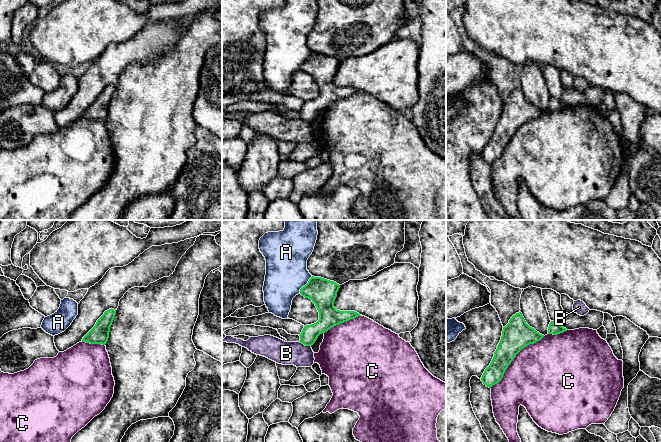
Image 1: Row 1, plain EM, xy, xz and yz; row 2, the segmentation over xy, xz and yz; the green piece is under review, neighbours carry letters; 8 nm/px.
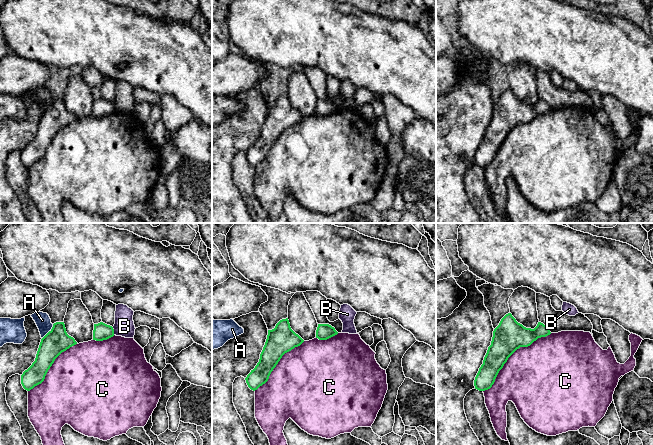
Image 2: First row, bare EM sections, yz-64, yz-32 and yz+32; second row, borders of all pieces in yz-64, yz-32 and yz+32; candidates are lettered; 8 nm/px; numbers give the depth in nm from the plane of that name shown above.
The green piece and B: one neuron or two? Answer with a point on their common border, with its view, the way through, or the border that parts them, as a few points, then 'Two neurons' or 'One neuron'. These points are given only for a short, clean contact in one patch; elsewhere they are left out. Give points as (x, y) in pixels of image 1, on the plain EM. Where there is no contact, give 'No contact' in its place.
Touches green at xz (305, 121). Boundary: xz (299, 117), (310, 122). Two neurons

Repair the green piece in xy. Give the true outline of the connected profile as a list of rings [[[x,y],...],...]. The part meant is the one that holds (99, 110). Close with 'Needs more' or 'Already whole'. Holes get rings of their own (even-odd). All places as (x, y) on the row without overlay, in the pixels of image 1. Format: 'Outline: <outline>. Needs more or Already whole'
Outline: [[[109,85],[97,96],[95,102],[83,113],[82,118],[105,121],[109,114],[110,103],[116,86]]]. Already whole

